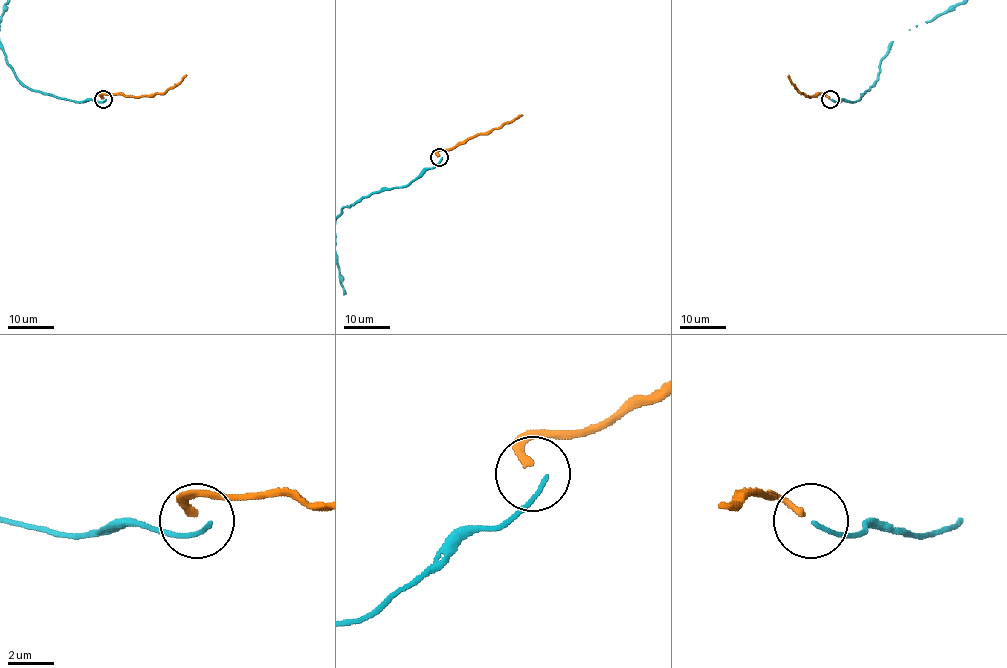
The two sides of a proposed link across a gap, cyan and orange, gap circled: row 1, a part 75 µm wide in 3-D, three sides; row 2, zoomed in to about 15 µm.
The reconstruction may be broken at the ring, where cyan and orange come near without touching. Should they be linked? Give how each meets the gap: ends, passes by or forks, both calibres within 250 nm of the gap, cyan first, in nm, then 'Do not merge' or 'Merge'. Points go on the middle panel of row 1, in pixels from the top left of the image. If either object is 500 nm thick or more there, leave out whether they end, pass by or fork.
At the ring cyan ends. At the ring orange ends. Thickness 200 nm (cyan) against 320 nm. Do not merge

